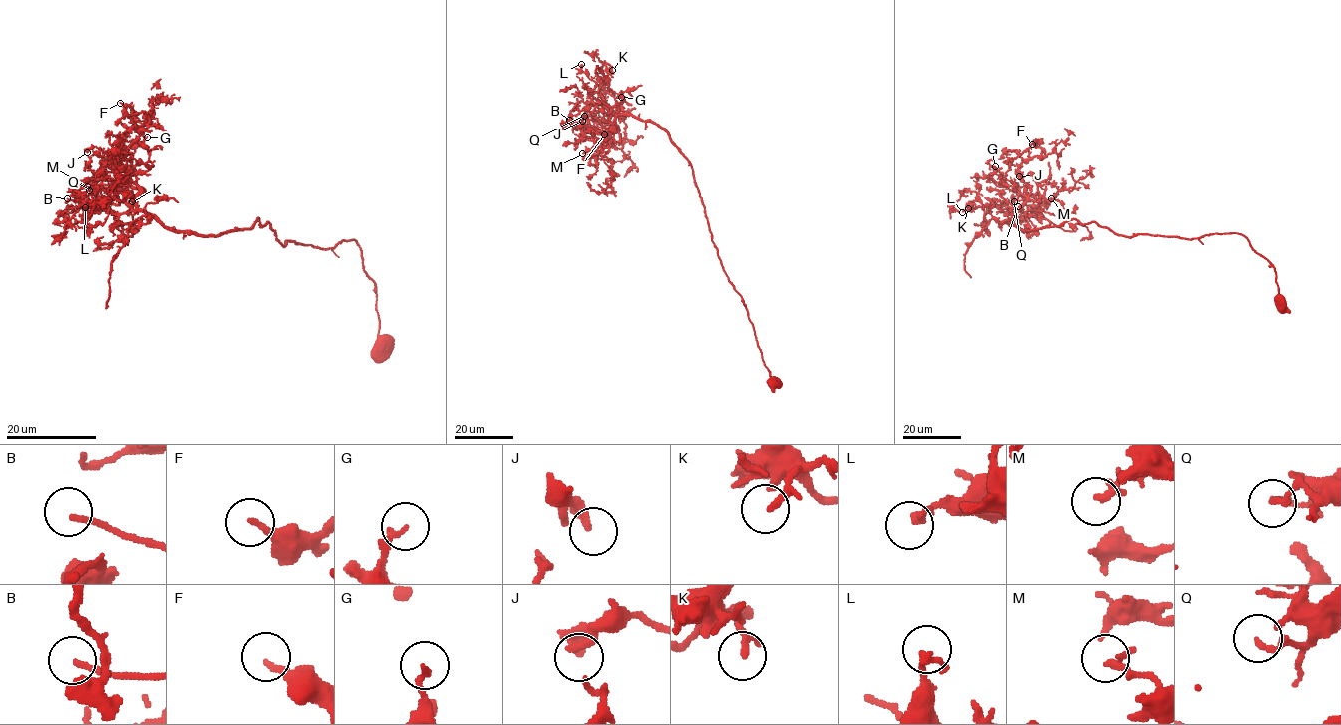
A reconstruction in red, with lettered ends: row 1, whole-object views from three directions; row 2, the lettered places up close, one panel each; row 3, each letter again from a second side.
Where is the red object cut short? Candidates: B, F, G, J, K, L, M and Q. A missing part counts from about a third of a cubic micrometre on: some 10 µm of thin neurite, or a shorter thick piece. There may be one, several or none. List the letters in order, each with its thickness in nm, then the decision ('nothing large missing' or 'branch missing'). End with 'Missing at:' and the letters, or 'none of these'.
B: calibre 180 nm; nothing large missing
F: calibre 180 nm; nothing large missing
G: calibre 200 nm; nothing large missing
J: calibre 300 nm; nothing large missing
K: calibre 140 nm; nothing large missing
L: calibre 240 nm; nothing large missing
M: calibre 240 nm; nothing large missing
Q: calibre 160 nm; nothing large missing
Missing at: none of these

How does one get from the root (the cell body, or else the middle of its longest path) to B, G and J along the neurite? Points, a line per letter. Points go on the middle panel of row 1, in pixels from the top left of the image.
B: (774, 383), (712, 239), (692, 166), (670, 135), (631, 115), (618, 114), (606, 131), (569, 120)
G: (774, 383), (712, 239), (691, 164), (655, 124), (618, 114), (614, 128), (608, 117), (624, 114), (621, 97)
J: (774, 383), (712, 239), (687, 159), (650, 122), (618, 114), (609, 132), (582, 121)

